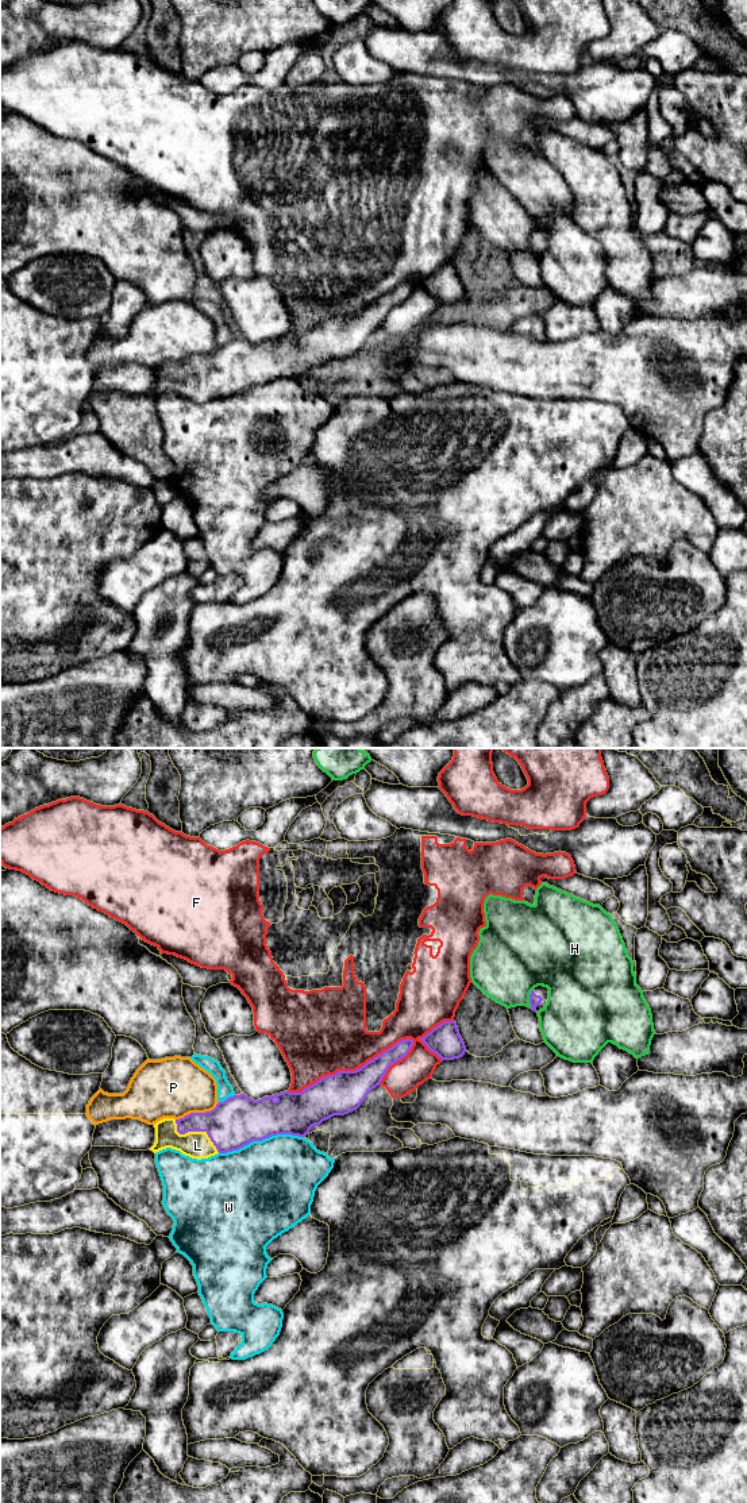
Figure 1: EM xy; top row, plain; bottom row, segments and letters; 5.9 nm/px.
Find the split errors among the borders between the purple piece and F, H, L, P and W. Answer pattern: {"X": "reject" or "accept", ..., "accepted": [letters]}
{"F": "reject", "H": "reject", "L": "accept", "P": "reject", "W": "reject", "accepted": ["L"]}

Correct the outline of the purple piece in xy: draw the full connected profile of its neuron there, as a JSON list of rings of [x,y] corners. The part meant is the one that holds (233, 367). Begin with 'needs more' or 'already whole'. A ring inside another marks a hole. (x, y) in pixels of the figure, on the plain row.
needs more; [[[407,282],[384,294],[355,315],[339,315],[317,324],[301,336],[284,335],[254,344],[244,338],[227,342],[205,357],[190,357],[184,362],[163,362],[154,367],[154,397],[172,392],[192,402],[208,402],[217,397],[238,394],[253,385],[262,385],[277,378],[305,381],[311,371],[334,359],[344,359],[357,354],[367,338],[380,329],[392,308],[408,298],[413,284]]]

